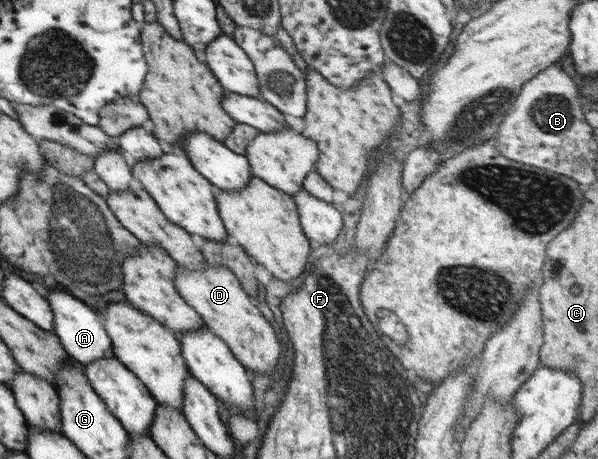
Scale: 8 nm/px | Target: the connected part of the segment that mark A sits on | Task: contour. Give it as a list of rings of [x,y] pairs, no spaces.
[[[61,290],[42,291],[49,302],[53,314],[53,332],[60,339],[64,350],[68,355],[84,367],[99,361],[103,357],[116,357],[113,354],[111,338],[103,327],[102,320],[93,309],[89,309],[83,301],[67,295]]]

